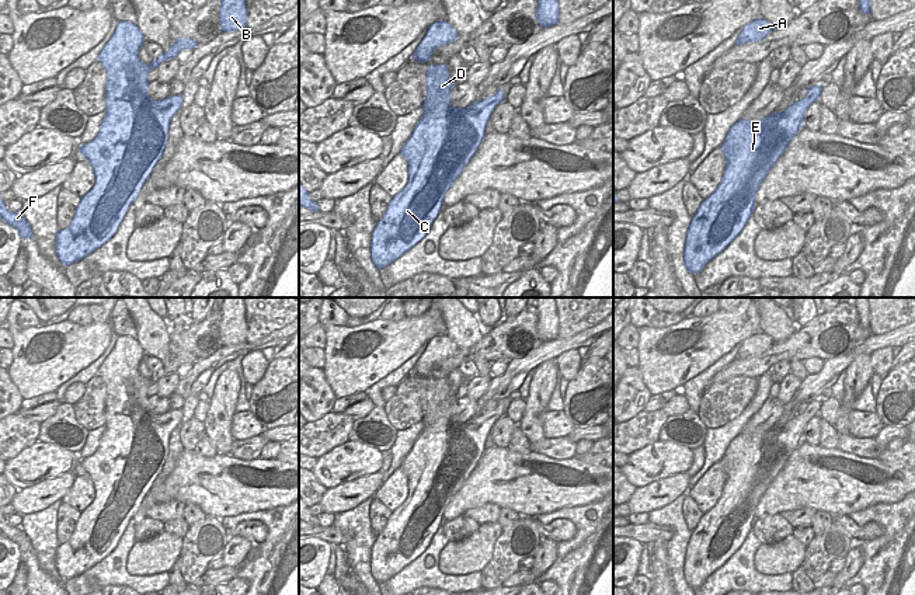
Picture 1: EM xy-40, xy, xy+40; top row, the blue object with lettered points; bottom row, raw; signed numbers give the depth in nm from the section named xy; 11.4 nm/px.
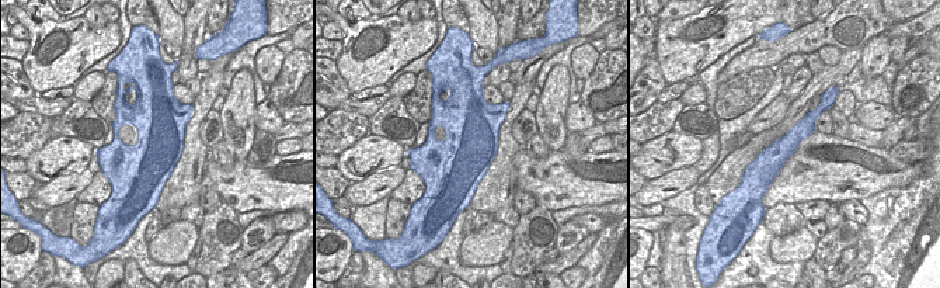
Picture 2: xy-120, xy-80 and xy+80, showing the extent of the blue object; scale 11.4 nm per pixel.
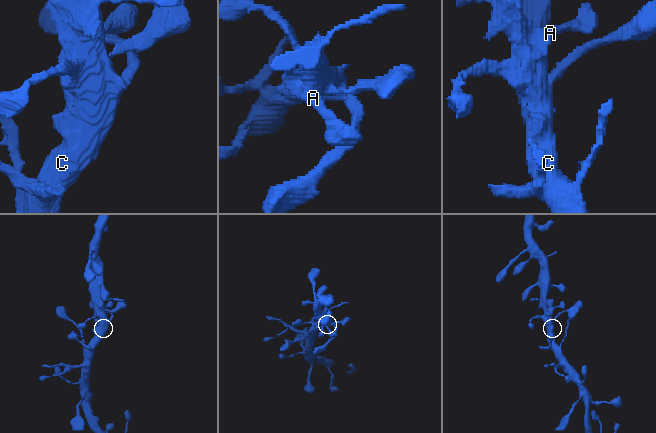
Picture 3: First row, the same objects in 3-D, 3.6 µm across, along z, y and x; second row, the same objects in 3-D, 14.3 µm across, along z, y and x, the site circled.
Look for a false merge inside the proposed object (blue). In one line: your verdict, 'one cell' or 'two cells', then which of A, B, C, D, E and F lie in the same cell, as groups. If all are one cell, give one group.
one cell; groups A B C D E F

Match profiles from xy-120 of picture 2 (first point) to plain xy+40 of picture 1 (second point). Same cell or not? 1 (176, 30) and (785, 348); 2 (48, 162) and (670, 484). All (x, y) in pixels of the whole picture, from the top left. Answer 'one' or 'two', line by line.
1: two
2: two

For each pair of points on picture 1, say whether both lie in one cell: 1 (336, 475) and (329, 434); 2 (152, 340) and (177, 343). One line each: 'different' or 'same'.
1: different
2: different

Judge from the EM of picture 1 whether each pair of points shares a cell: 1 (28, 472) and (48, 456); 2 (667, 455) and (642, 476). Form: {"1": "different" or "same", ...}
{"1": "same", "2": "same"}

